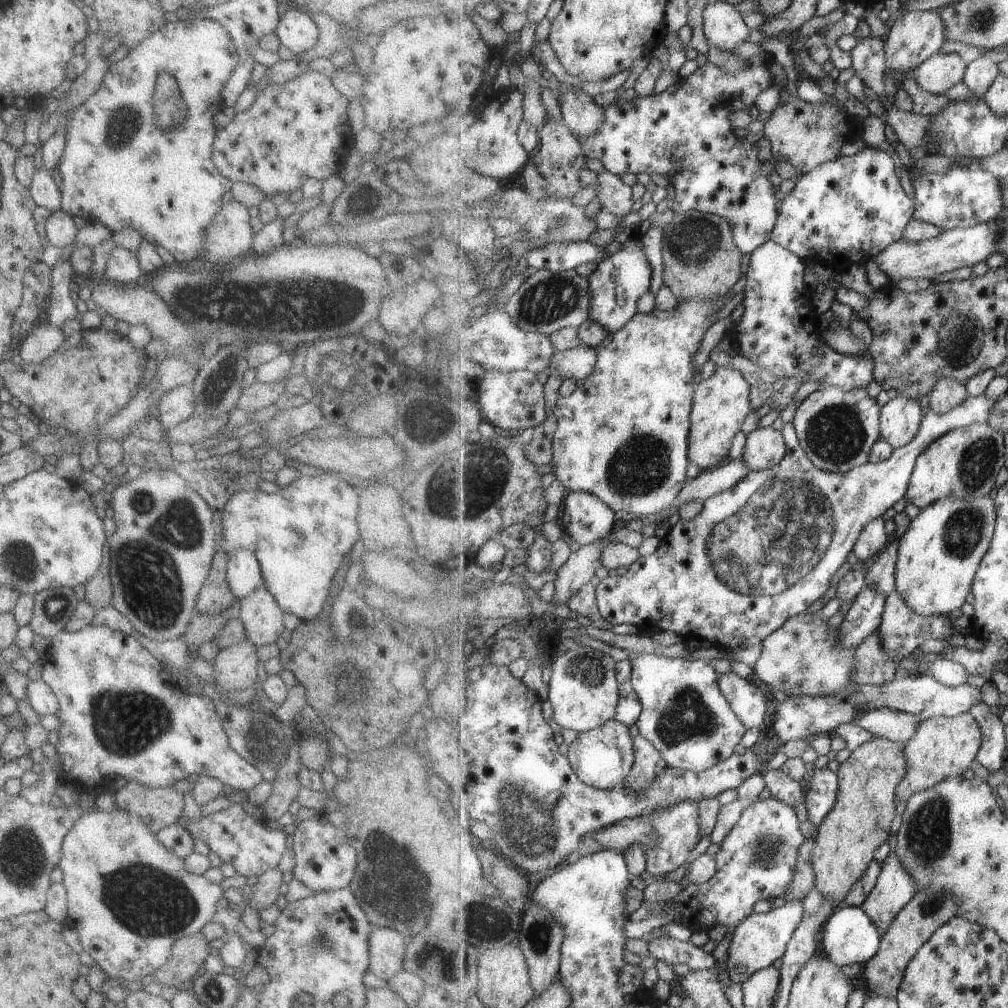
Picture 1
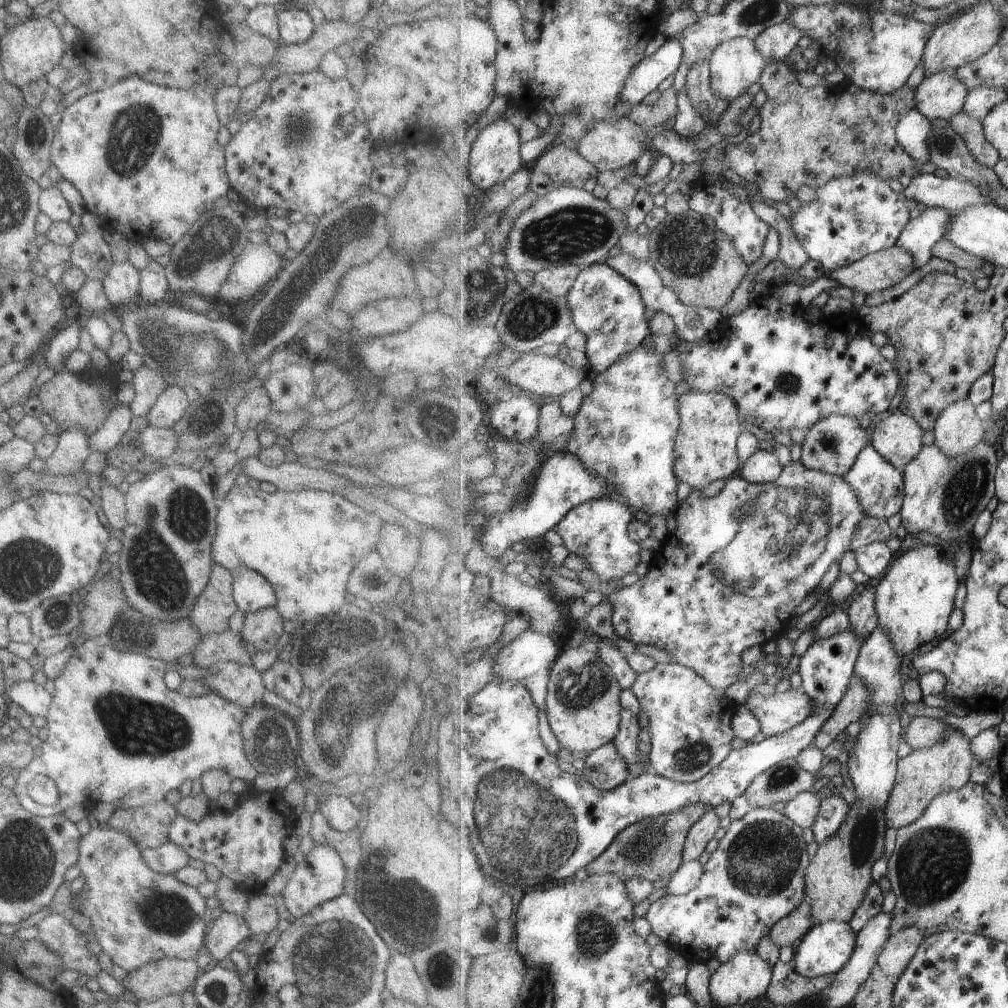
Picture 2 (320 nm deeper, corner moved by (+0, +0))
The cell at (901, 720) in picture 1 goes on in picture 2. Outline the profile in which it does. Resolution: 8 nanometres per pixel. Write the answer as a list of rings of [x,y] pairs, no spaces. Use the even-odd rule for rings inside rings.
[[[933,717],[911,718],[904,729],[904,739],[912,749],[932,748],[941,738],[948,726],[942,719]]]

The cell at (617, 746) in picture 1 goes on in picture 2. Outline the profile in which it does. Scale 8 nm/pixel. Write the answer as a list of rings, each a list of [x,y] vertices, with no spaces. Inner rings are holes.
[[[614,742],[589,752],[584,761],[585,769],[581,775],[600,790],[616,790],[630,778],[629,764],[619,754]]]

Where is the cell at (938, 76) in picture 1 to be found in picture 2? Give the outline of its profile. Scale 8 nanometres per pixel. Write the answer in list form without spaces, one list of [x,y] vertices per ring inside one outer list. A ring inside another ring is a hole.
[[[939,72],[934,76],[926,76],[915,88],[916,108],[928,120],[950,121],[953,116],[964,111],[968,99],[968,86],[957,76],[949,76],[947,72]]]

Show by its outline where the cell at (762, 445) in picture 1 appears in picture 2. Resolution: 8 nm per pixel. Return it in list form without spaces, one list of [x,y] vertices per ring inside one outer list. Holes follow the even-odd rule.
[[[759,450],[743,464],[739,475],[754,484],[775,482],[783,473],[784,467],[779,456]]]

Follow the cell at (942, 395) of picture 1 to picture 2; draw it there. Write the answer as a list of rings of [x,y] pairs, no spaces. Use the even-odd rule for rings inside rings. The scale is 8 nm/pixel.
[[[959,400],[941,412],[935,424],[934,444],[949,456],[972,452],[984,440],[989,423],[975,414],[975,407],[967,400]]]

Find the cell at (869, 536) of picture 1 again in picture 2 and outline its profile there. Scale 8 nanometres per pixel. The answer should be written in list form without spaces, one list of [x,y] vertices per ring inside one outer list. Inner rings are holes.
[[[873,542],[854,552],[859,570],[870,578],[885,577],[896,556],[885,542]]]

